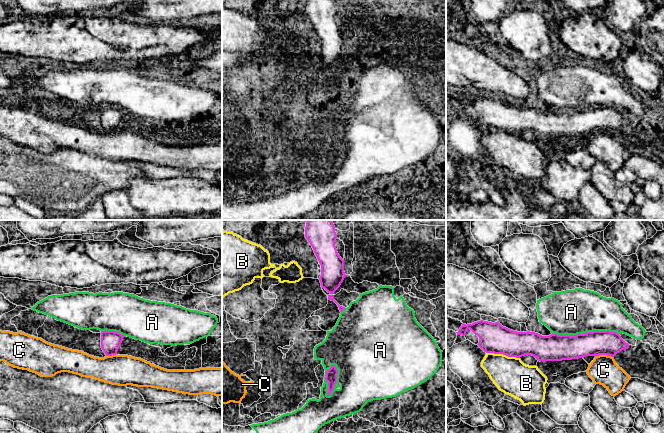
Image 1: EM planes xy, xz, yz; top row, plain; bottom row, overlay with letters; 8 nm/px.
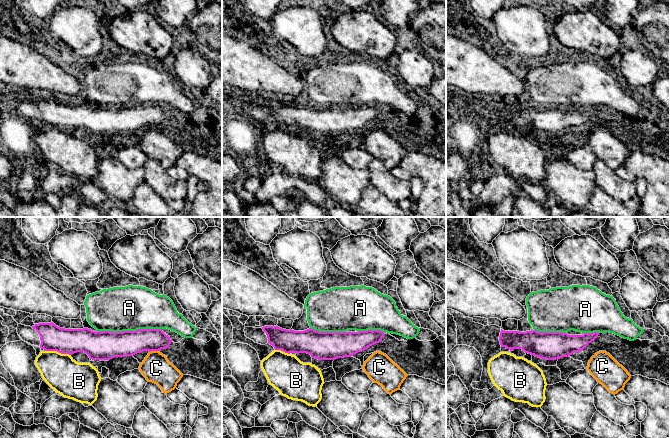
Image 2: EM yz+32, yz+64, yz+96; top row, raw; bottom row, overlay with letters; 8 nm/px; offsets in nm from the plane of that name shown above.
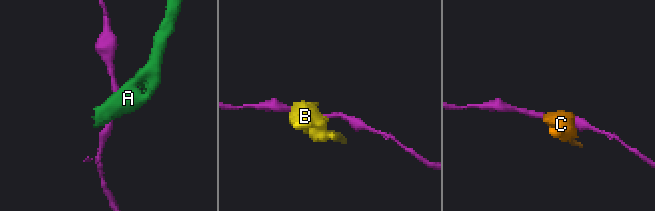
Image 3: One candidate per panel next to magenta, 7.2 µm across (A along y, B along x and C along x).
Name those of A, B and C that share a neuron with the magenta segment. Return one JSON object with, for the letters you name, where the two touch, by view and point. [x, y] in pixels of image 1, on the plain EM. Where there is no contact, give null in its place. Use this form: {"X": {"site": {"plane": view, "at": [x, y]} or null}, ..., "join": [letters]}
{"join": []}

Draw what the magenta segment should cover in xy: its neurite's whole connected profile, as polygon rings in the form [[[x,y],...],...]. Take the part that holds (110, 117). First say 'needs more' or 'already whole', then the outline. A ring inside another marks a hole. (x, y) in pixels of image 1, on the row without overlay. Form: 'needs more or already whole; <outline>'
already whole; [[[114,107],[101,108],[101,124],[106,132],[116,131],[124,111]]]

